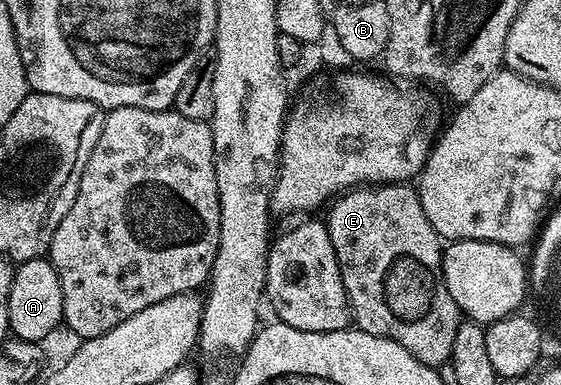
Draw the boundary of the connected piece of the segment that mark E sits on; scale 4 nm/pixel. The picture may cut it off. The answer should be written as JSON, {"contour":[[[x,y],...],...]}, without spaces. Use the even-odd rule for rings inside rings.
{"contour":[[[408,183],[357,187],[339,194],[327,206],[326,212],[330,243],[334,243],[334,255],[338,259],[342,287],[346,287],[355,328],[406,347],[406,351],[422,363],[443,366],[443,361],[445,364],[452,356],[454,335],[458,335],[462,314],[454,299],[450,299],[450,291],[446,291],[440,266],[442,239],[434,227],[430,227],[426,211],[422,211],[419,192]]]}

